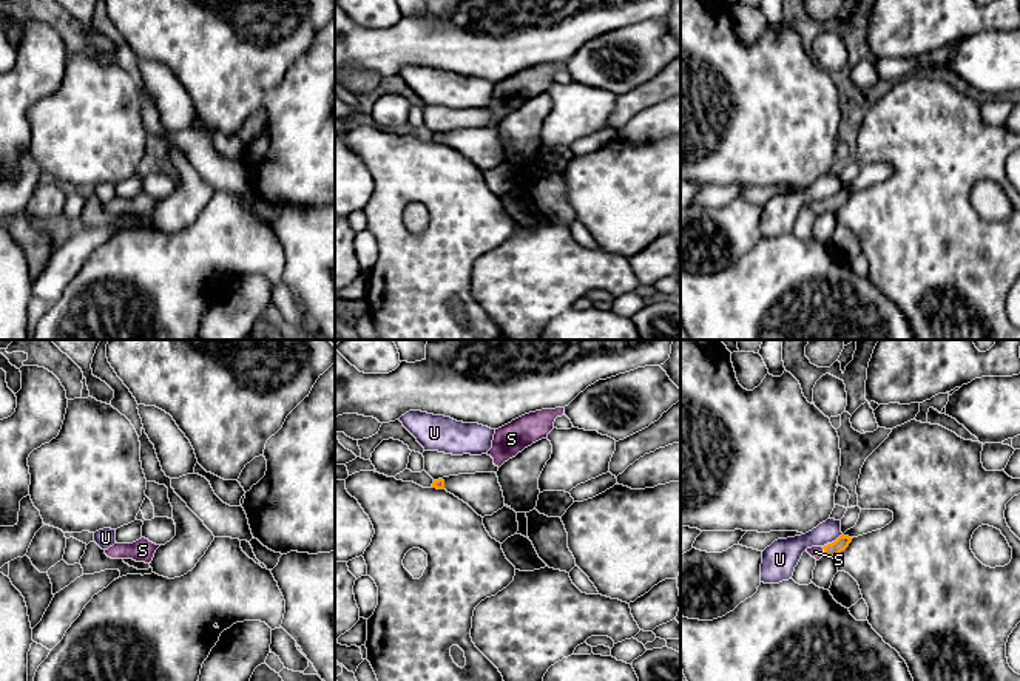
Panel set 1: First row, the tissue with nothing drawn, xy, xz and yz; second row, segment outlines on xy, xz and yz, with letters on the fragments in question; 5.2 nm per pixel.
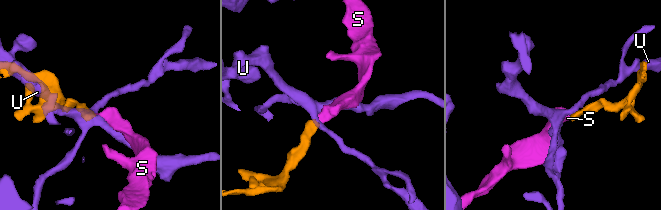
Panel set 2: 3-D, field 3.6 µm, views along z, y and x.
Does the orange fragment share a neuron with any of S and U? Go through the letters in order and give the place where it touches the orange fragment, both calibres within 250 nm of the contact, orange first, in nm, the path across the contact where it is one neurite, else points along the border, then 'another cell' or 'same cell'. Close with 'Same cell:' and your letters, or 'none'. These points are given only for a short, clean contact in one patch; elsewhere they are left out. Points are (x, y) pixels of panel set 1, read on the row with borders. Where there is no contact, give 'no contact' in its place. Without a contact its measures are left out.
S: meets orange in yz at (824, 552); 80 nm thick on the orange side, 60 nm on the other; runs through yz (830, 550), (824, 552), (815, 552); same cell
U: meets orange in yz at (832, 542); 80 nm thick on the orange side, 160 nm on the other; border along yz (841, 533), (823, 547); another cell
Same cell: S

